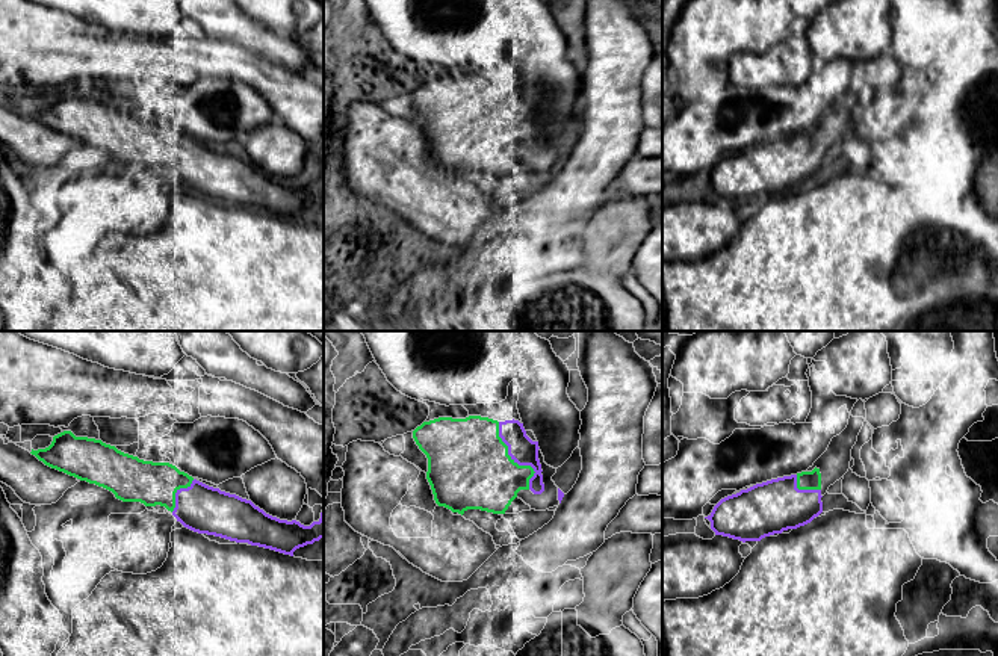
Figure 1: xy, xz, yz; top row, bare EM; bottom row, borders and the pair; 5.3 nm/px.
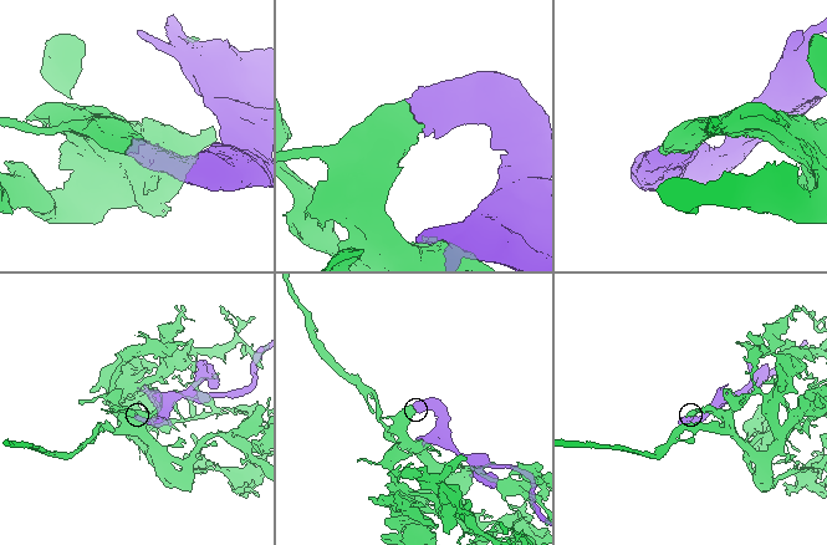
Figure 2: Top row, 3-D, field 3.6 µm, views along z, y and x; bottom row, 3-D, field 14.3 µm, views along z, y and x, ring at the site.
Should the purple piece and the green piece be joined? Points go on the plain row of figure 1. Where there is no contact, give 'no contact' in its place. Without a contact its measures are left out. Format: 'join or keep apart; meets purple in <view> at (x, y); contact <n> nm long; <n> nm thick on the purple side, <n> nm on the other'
join; meets purple in xz at (514, 121); contact 400 nm long; 150 nm thick on the purple side, 440 nm on the other

